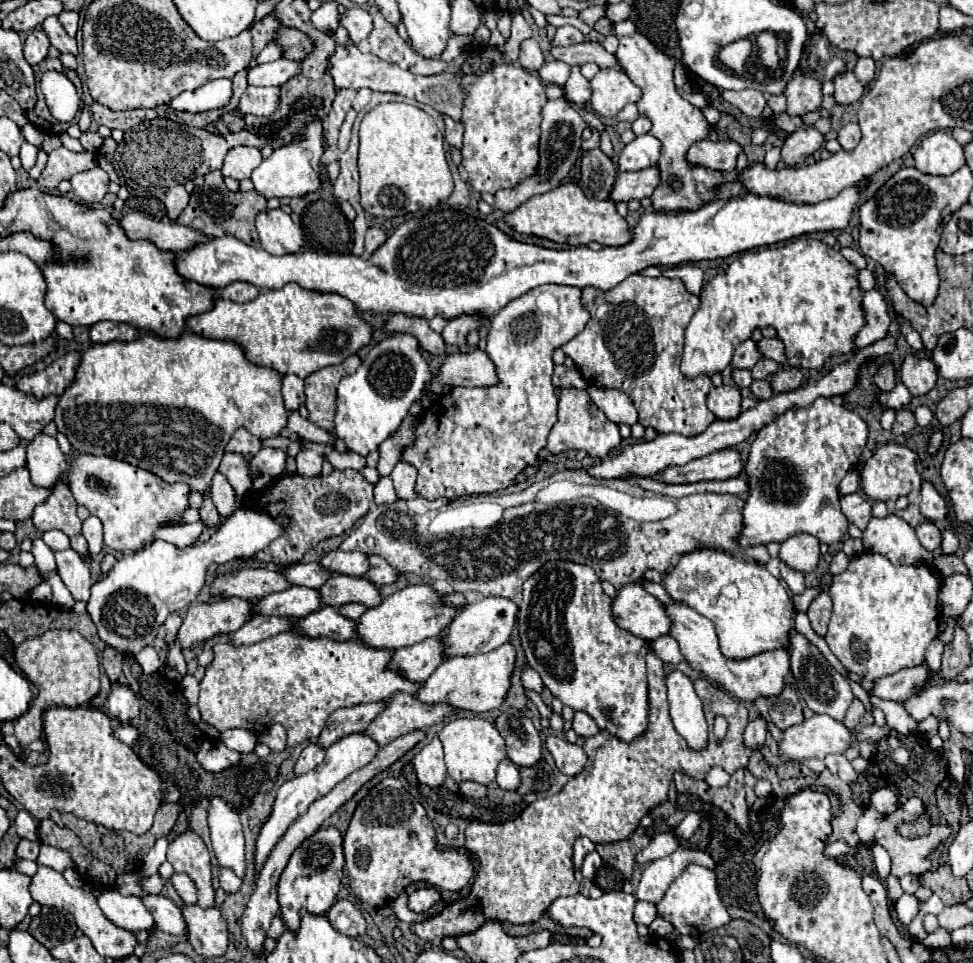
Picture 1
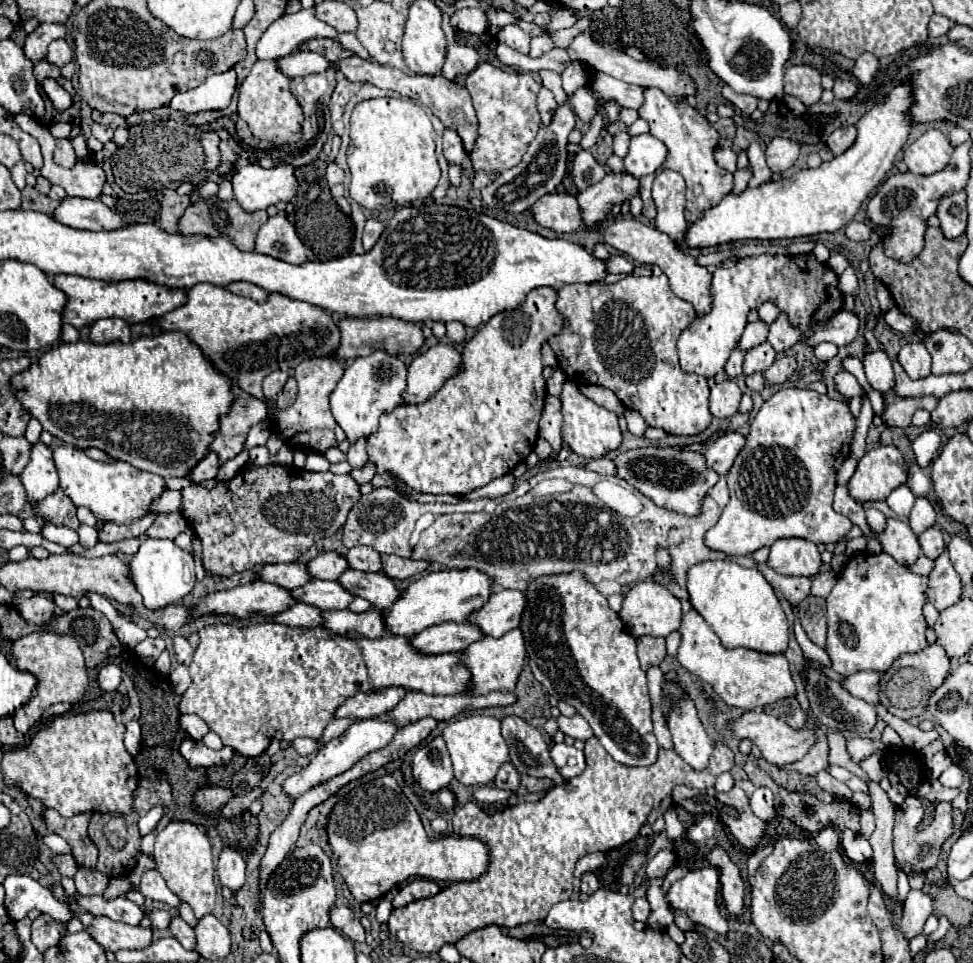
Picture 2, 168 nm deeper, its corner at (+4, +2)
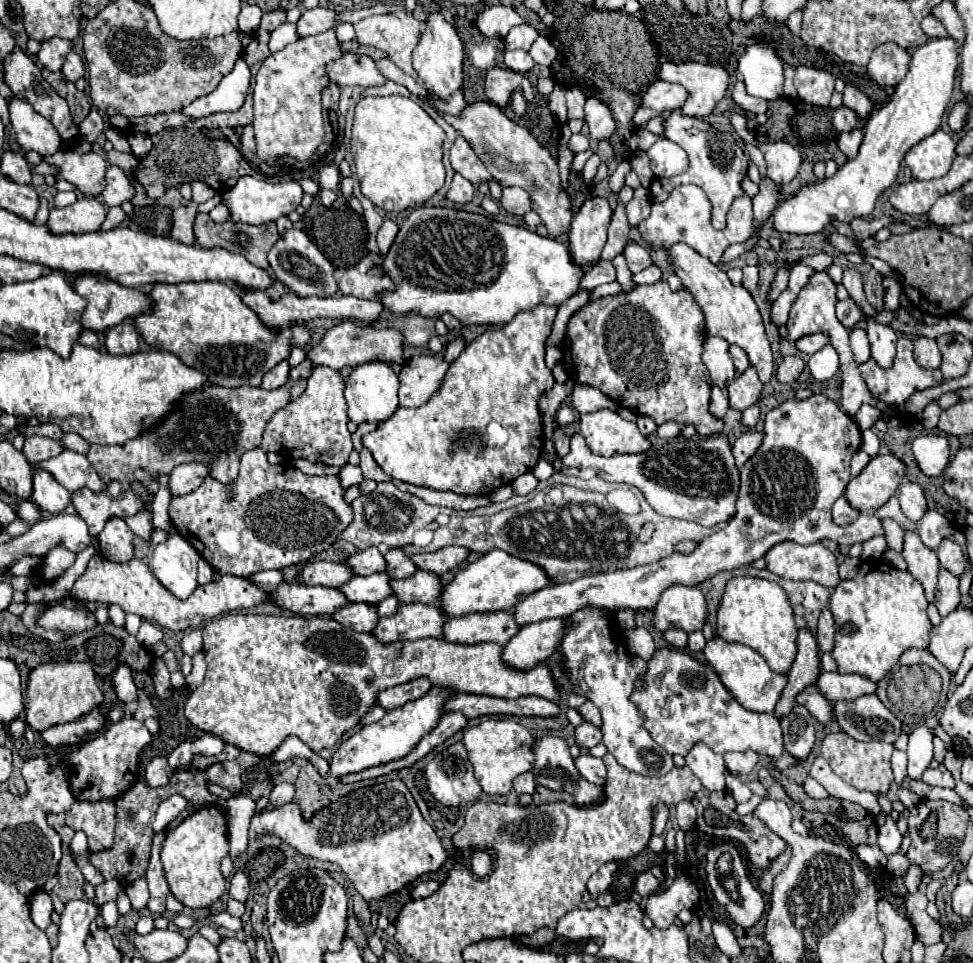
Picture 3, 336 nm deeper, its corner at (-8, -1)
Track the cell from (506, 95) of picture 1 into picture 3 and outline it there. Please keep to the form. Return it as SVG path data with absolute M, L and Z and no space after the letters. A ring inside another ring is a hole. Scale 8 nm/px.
M506 67L488 69L486 79L484 79L484 93L486 93L486 99L496 103L500 109L506 109L510 105L510 97L518 89L526 97L526 101L532 103L536 99L536 91L524 75Z

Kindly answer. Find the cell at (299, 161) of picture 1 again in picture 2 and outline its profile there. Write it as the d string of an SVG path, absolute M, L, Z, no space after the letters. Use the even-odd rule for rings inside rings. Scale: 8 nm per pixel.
M278 162L274 170L262 170L258 164L248 164L234 172L232 190L234 200L244 212L266 210L278 202L288 204L298 190L294 166Z

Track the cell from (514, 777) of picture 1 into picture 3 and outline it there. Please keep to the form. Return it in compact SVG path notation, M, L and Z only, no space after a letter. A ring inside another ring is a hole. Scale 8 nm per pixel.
M528 771L528 773L522 773L514 779L514 791L516 793L534 793L536 789L536 781L534 781L534 775Z

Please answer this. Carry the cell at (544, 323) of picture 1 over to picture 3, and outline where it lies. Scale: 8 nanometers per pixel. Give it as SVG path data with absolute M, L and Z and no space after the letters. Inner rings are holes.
M542 303L530 311L520 311L504 327L482 333L450 365L442 387L426 405L416 409L398 407L376 431L364 435L362 443L382 471L398 481L458 495L490 495L498 487L532 471L544 447L544 423L538 401L554 387L554 377L544 363L544 355L556 313L558 307Z

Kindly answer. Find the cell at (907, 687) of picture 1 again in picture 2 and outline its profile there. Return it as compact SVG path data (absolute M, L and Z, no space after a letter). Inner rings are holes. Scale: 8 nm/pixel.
M856 672L856 674L846 676L840 684L852 696L858 696L870 704L876 704L878 702L878 682L880 682L878 672Z

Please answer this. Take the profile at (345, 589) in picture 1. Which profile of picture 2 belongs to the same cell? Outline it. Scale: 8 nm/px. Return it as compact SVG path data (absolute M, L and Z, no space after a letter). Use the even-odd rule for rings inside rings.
M346 570L338 580L354 596L366 598L374 608L386 610L400 598L396 580L388 578L382 572L370 574L370 572L360 572L360 570Z

